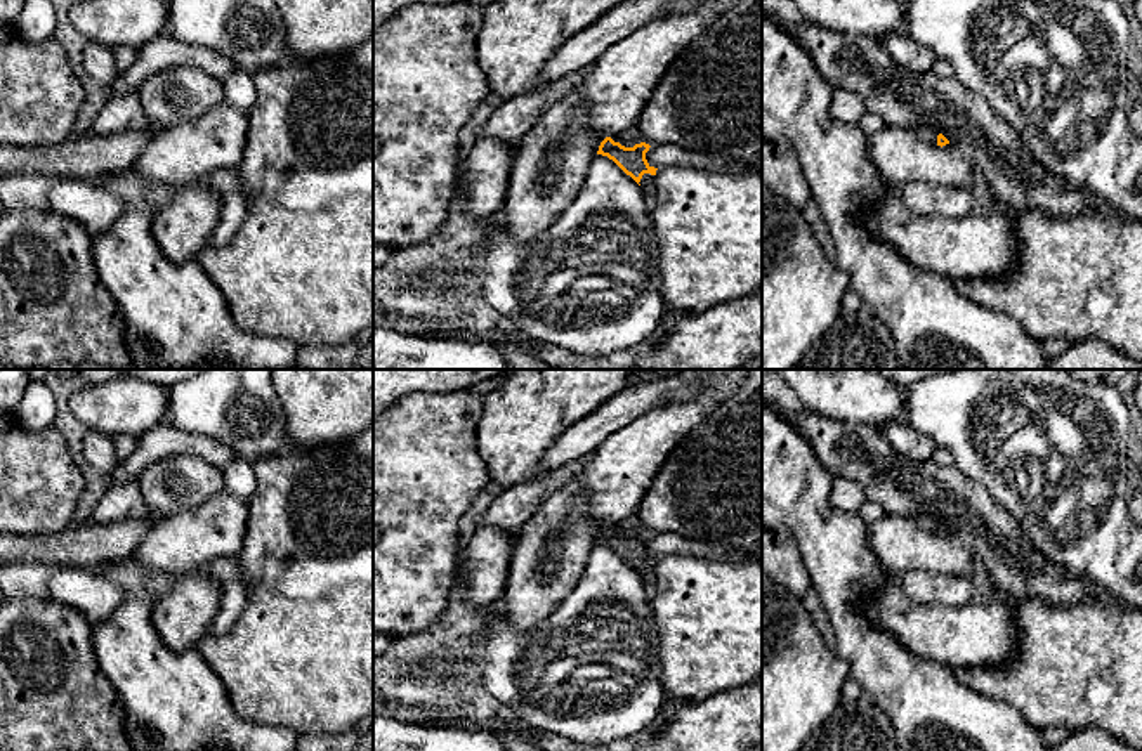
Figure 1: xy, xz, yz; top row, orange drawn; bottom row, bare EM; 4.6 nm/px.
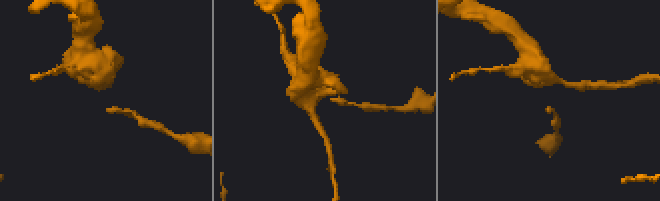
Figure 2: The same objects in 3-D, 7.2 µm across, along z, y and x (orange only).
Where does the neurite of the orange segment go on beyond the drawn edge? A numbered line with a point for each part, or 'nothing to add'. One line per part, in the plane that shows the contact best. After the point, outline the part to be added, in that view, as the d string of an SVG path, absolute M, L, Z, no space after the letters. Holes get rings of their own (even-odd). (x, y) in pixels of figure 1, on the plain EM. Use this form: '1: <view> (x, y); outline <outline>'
1: yz (924, 521); outline M920 513L916 517L911 519L920 529L937 534L937 520L927 513Z

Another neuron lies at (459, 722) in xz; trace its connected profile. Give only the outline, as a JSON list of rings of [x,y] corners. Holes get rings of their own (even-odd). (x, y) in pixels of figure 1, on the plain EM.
[[[443,716],[443,718],[417,722],[417,723],[436,727],[436,728],[439,728],[439,727],[456,727],[456,728],[463,728],[463,730],[477,730],[477,728],[481,728],[472,720],[462,718],[462,716]]]

